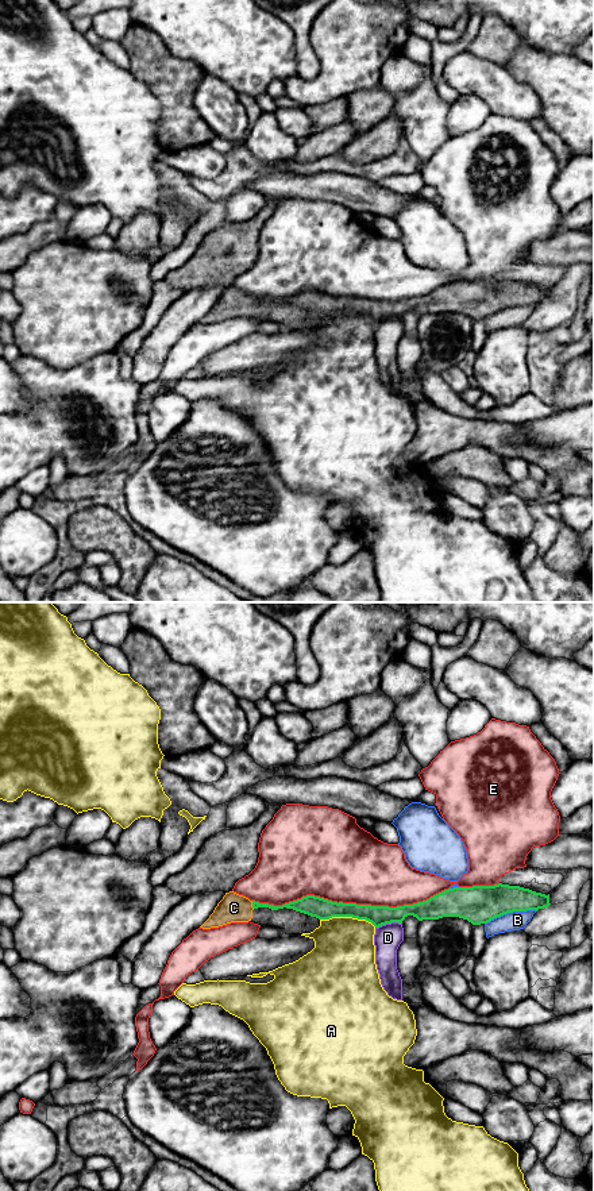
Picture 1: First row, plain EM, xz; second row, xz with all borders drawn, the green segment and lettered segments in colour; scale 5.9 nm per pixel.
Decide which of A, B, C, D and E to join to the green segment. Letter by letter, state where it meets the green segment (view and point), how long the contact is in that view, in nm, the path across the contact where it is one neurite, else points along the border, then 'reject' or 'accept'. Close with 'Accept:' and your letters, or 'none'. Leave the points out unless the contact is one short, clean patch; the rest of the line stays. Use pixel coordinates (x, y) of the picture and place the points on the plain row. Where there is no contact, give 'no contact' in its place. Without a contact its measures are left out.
A: xz (348, 311) | 340 nm | reject
B: xz (510, 307) | 320 nm | reject
C: xz (253, 300) | 50 nm | across xz (294, 300), (253, 300), (234, 303) | accept
D: xz (388, 318) | 160 nm | along xz (401, 318), (386, 318), (375, 323) | reject
E: xz (350, 299) | 1200 nm | reject
Accept: C

